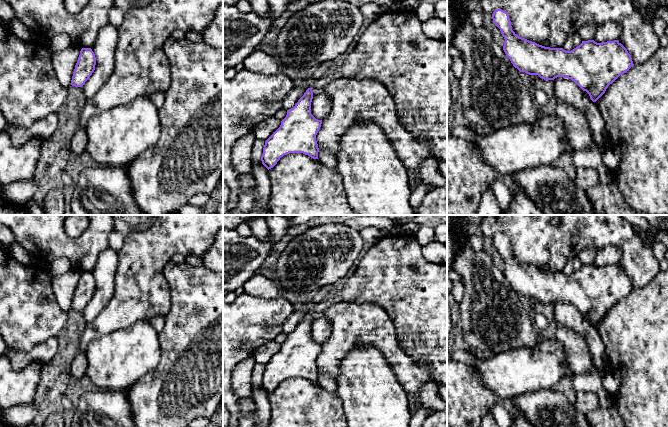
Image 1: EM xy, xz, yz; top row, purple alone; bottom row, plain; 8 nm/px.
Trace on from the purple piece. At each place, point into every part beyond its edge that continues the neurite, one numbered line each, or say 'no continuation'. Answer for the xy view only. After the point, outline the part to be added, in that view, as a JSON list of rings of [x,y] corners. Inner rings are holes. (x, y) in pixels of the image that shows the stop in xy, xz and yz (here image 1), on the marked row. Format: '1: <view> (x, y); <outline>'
no continuation

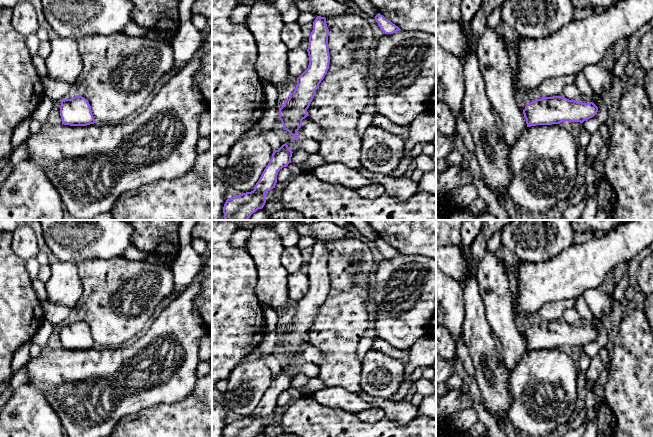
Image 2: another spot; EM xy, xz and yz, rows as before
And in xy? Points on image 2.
no continuation

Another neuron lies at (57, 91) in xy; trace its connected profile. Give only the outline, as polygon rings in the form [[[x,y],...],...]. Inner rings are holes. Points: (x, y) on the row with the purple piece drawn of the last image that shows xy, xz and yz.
[[[49,76],[43,77],[41,79],[45,96],[51,98],[54,102],[61,102],[71,91],[74,90],[73,85],[57,82]]]

